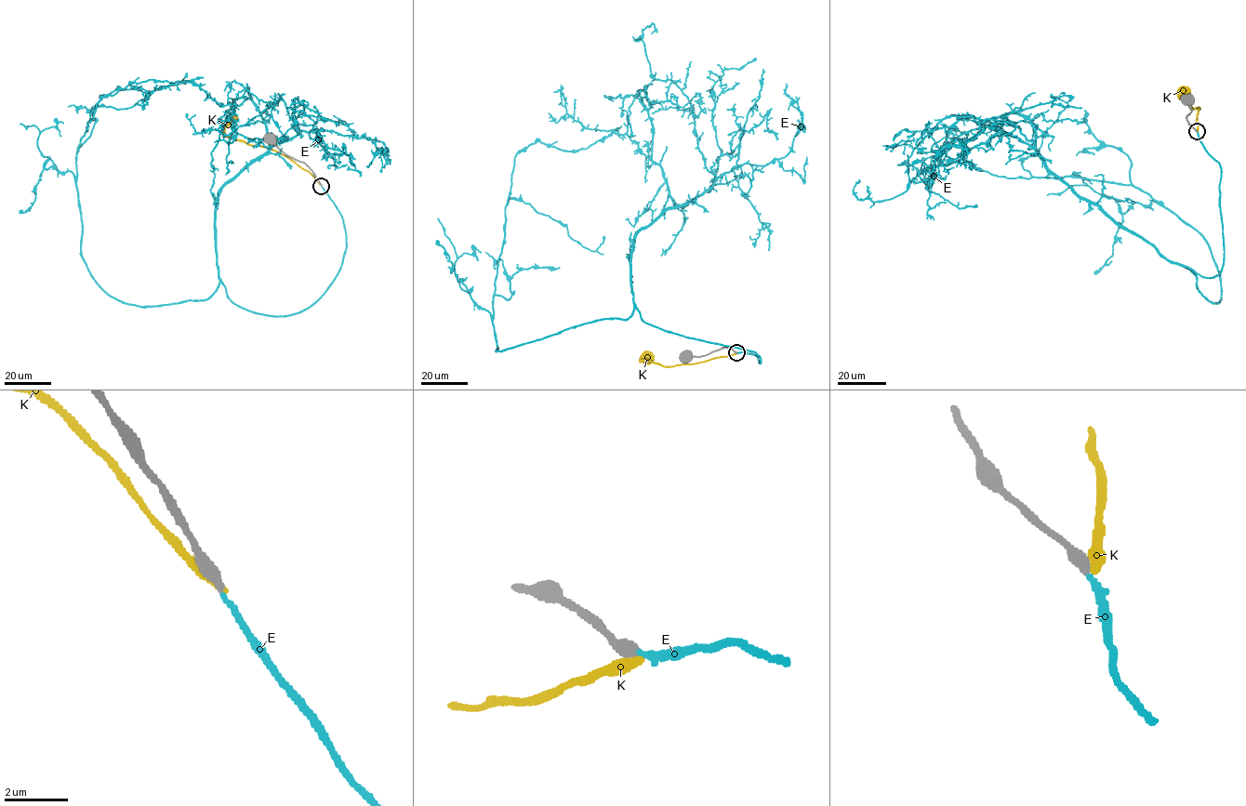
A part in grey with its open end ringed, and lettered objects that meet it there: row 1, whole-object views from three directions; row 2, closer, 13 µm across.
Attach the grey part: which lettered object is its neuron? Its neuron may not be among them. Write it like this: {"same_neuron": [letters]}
{"same_neuron": ["E"]}

